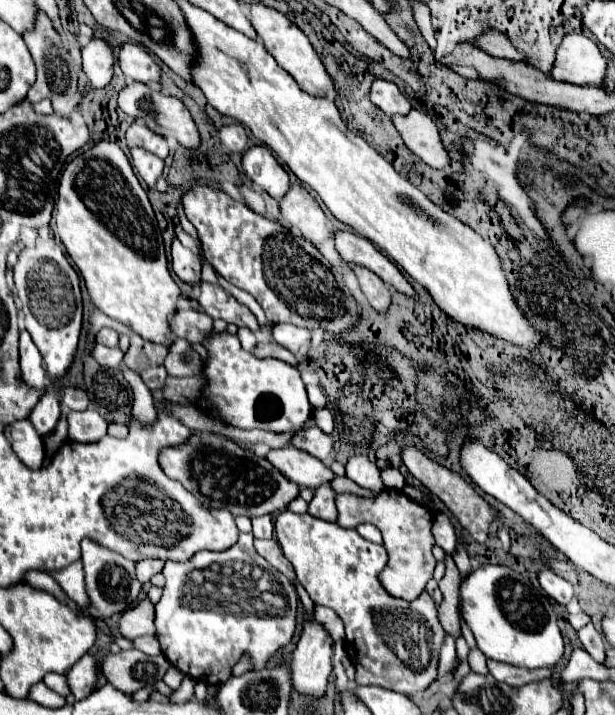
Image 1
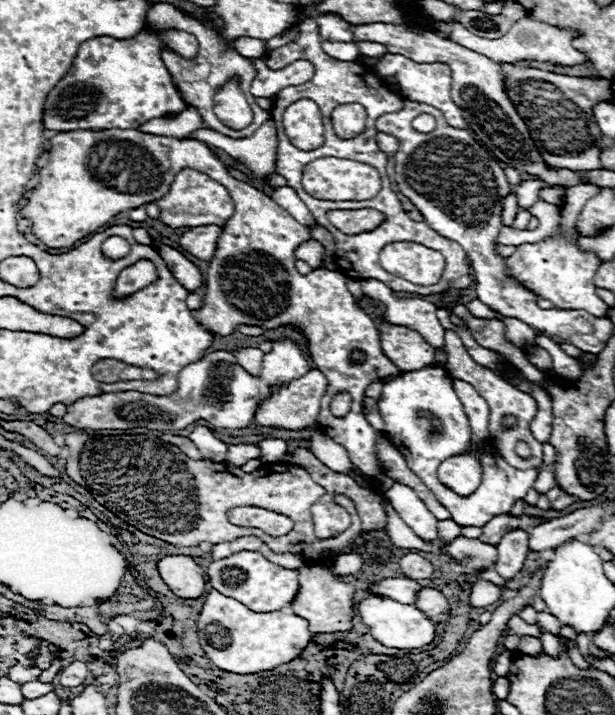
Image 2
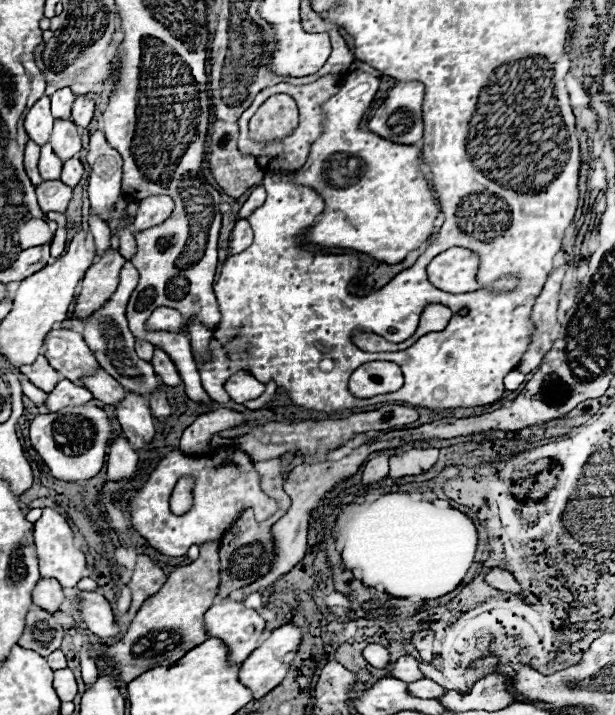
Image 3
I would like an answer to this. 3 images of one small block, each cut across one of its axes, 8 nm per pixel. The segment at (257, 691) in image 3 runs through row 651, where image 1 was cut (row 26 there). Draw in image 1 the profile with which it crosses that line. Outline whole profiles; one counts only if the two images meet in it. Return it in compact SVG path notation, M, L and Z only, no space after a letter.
M252 4L250 6L250 20L258 32L258 36L262 38L266 50L276 58L276 62L298 82L298 86L318 98L334 98L334 80L332 76L326 72L320 54L314 50L314 46L310 44L310 40L306 38L306 34L292 24L284 14L276 12L274 8L262 6L262 4Z

